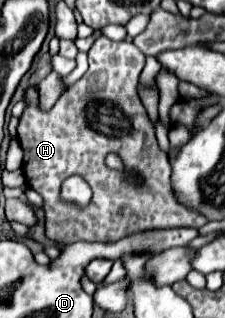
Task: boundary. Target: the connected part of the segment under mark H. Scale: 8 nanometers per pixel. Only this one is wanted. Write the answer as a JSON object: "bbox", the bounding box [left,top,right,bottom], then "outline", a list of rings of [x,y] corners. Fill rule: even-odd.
{"bbox":[17,36,207,246],"outline":[[[105,36],[97,38],[95,44],[89,50],[89,70],[83,74],[81,80],[77,80],[71,88],[67,88],[55,106],[51,110],[43,110],[39,106],[38,87],[29,87],[24,100],[26,108],[19,120],[17,134],[19,134],[19,144],[25,152],[25,176],[29,188],[37,190],[45,198],[45,234],[49,240],[59,242],[61,246],[73,244],[79,240],[85,242],[115,242],[125,236],[137,234],[137,232],[147,232],[147,230],[157,230],[157,228],[179,228],[179,226],[191,226],[191,228],[201,228],[207,224],[207,218],[199,214],[197,210],[179,204],[179,198],[173,190],[171,184],[171,164],[167,154],[159,148],[159,142],[155,138],[155,128],[149,120],[149,114],[145,106],[141,104],[137,96],[137,82],[139,74],[145,66],[145,56],[135,48],[135,44],[129,42],[113,42]],[[107,154],[117,154],[127,170],[137,170],[143,178],[143,186],[131,186],[125,180],[125,172],[115,172],[107,168],[105,158]],[[79,174],[87,180],[87,184],[93,190],[91,204],[87,208],[73,208],[69,204],[59,202],[59,192],[61,184],[65,178]]]}

